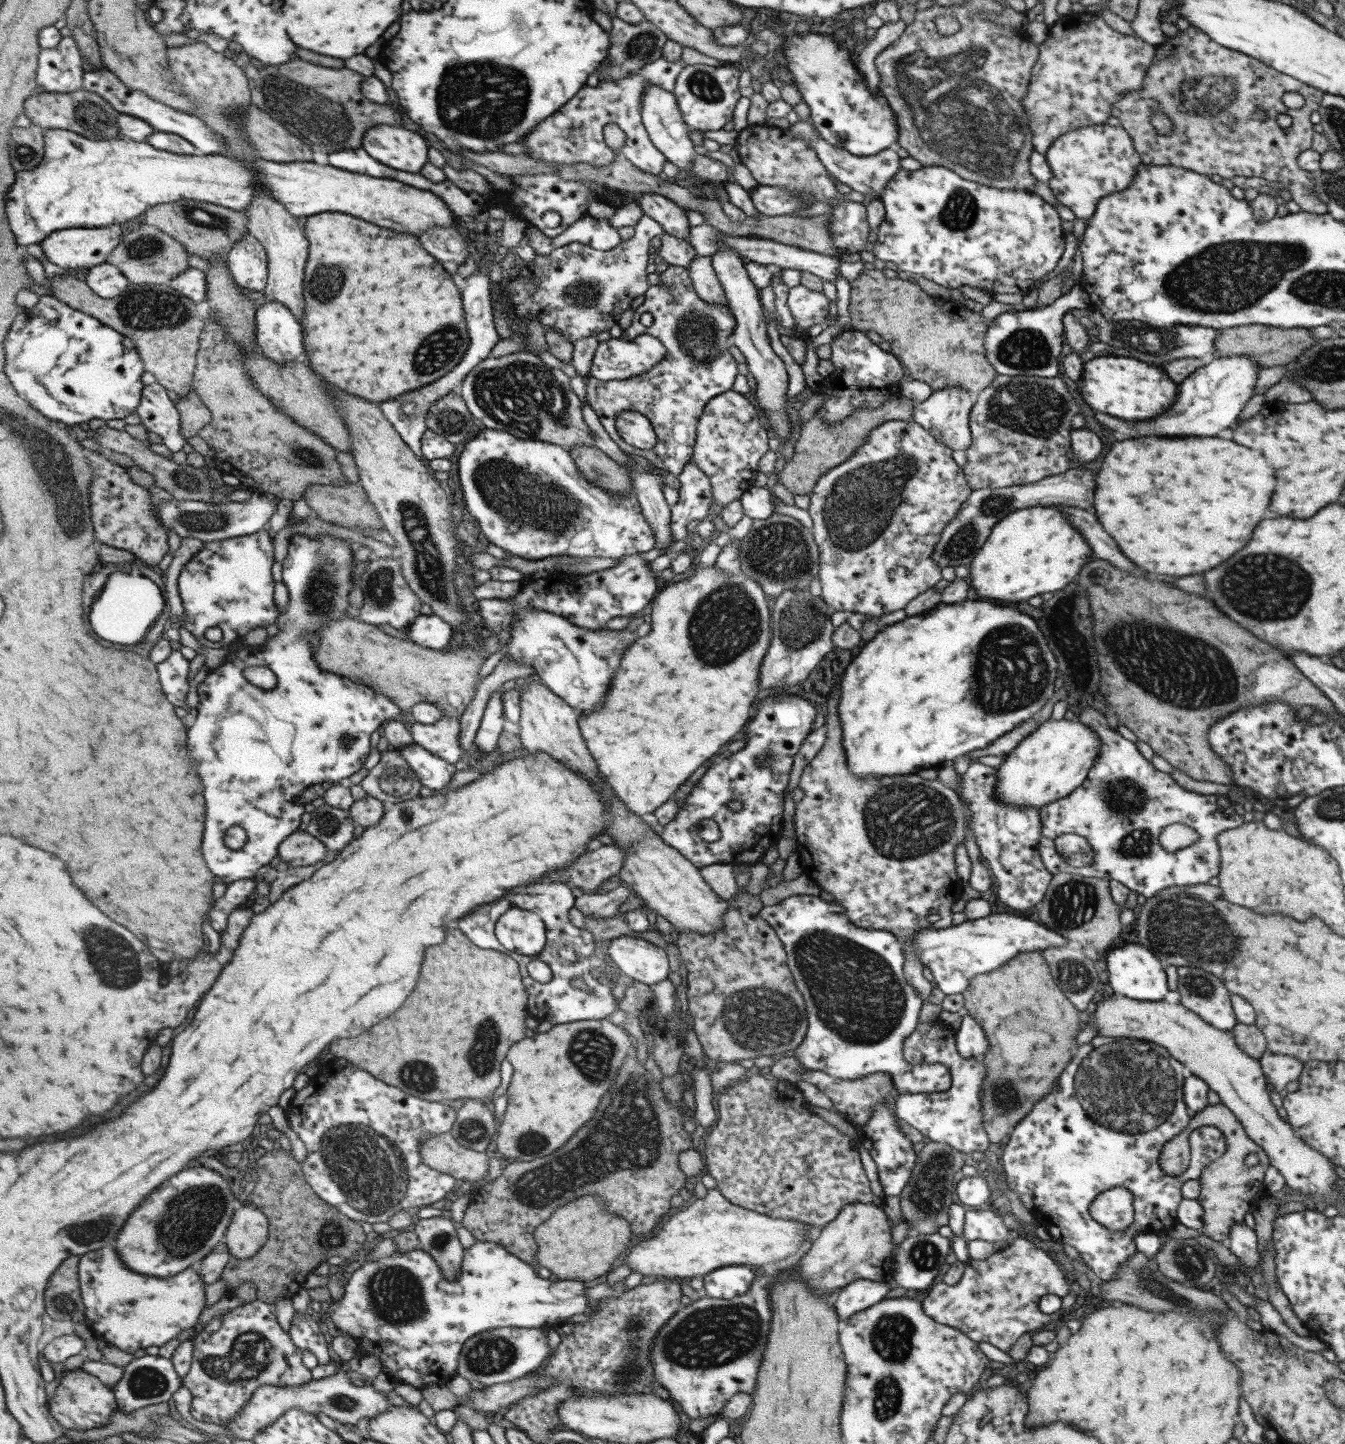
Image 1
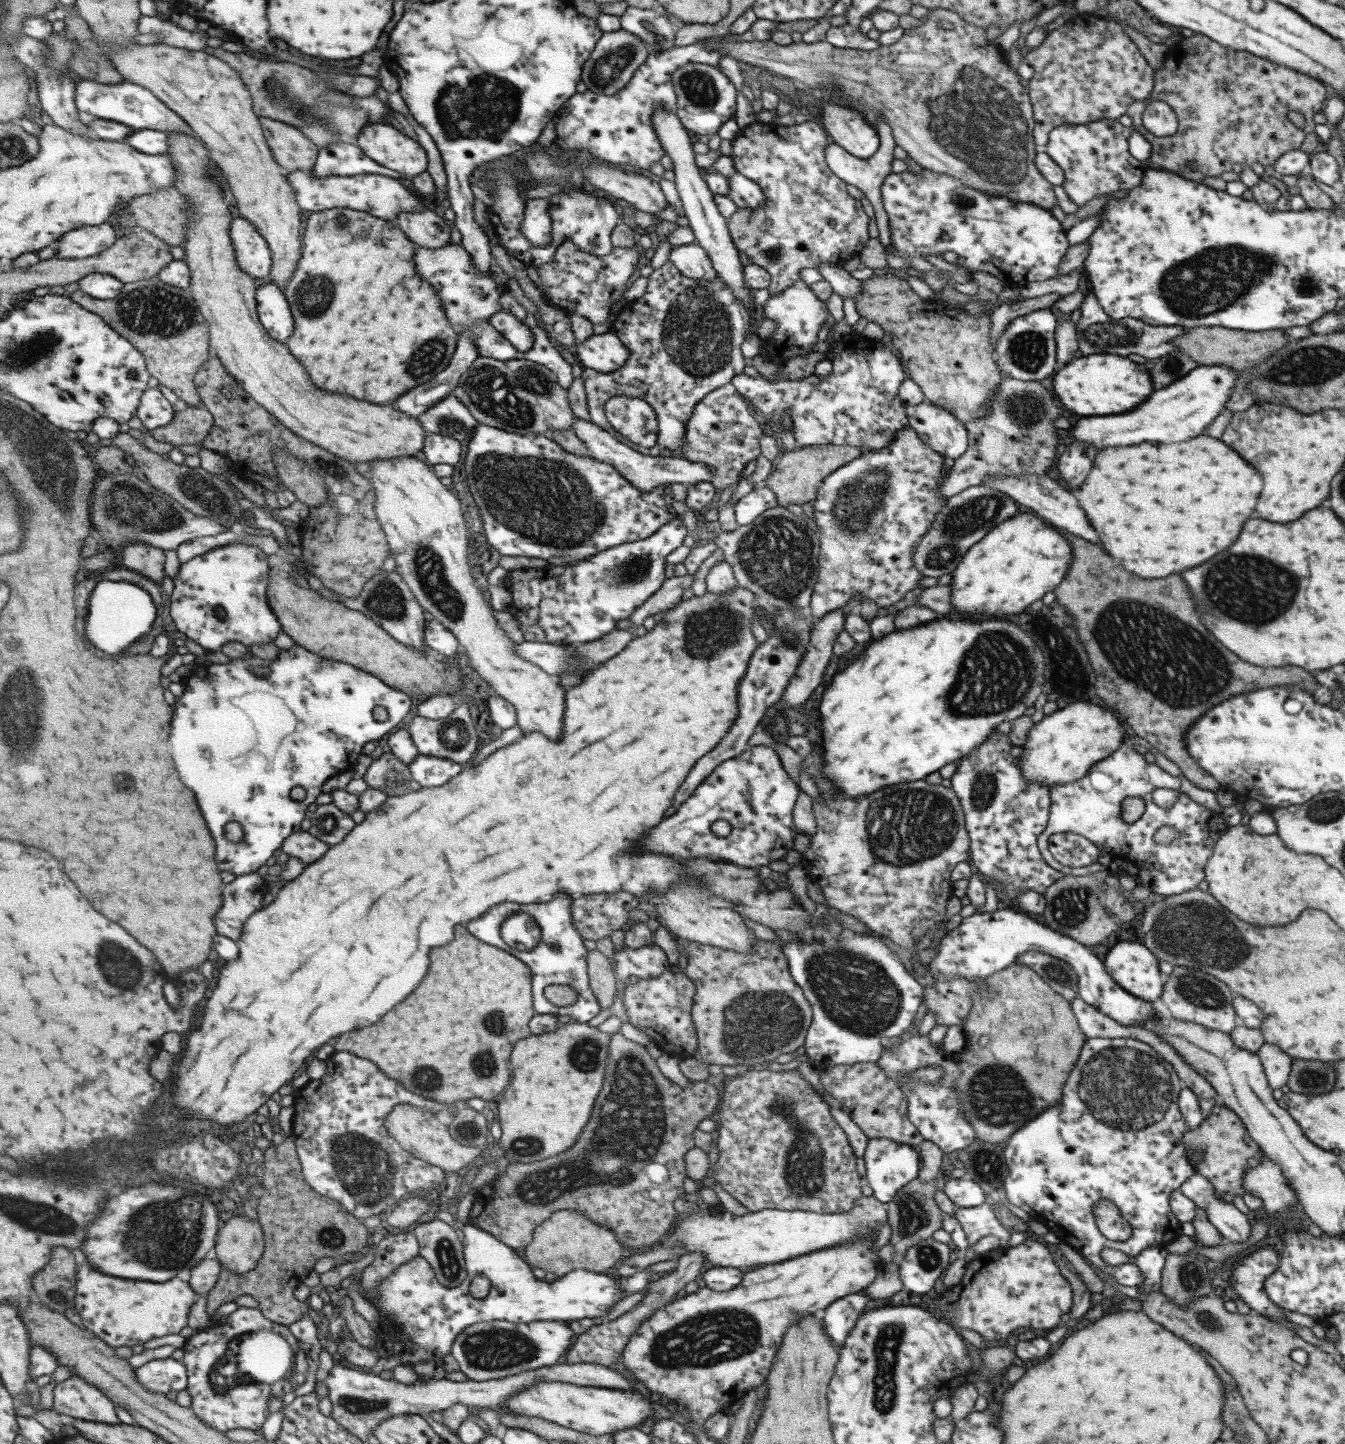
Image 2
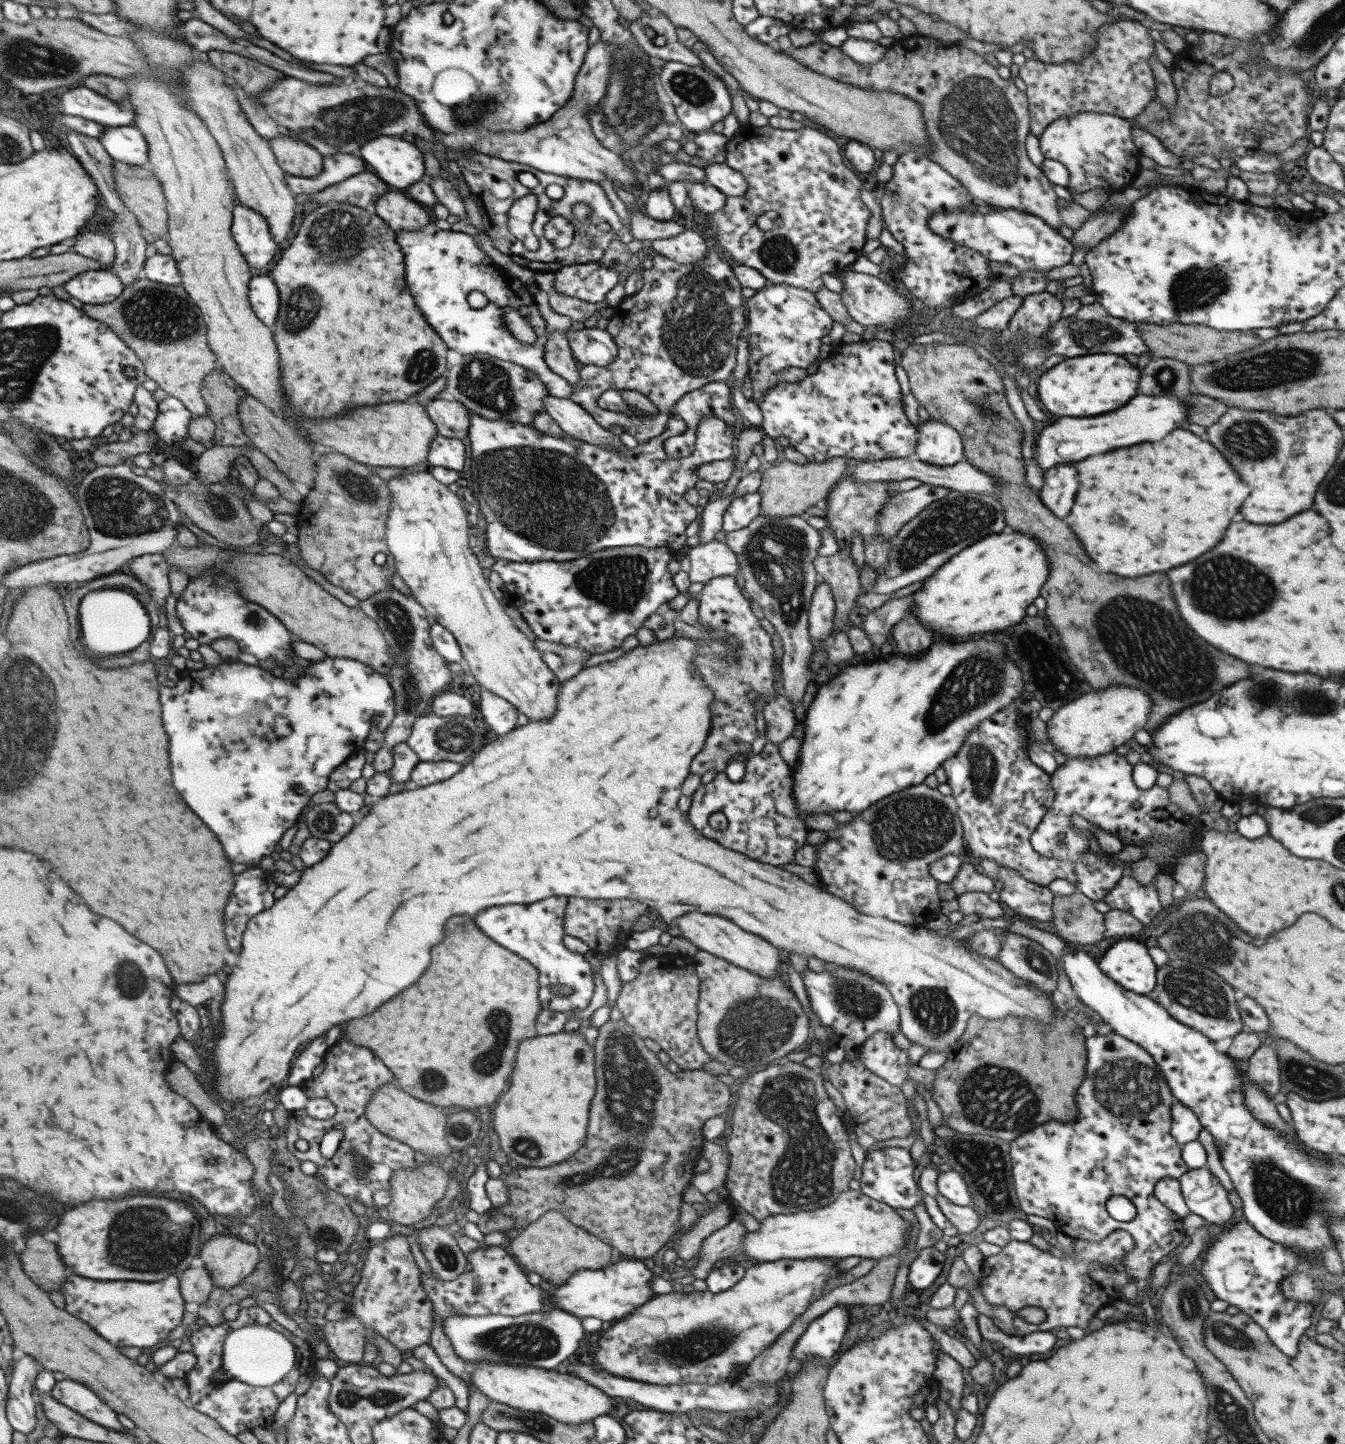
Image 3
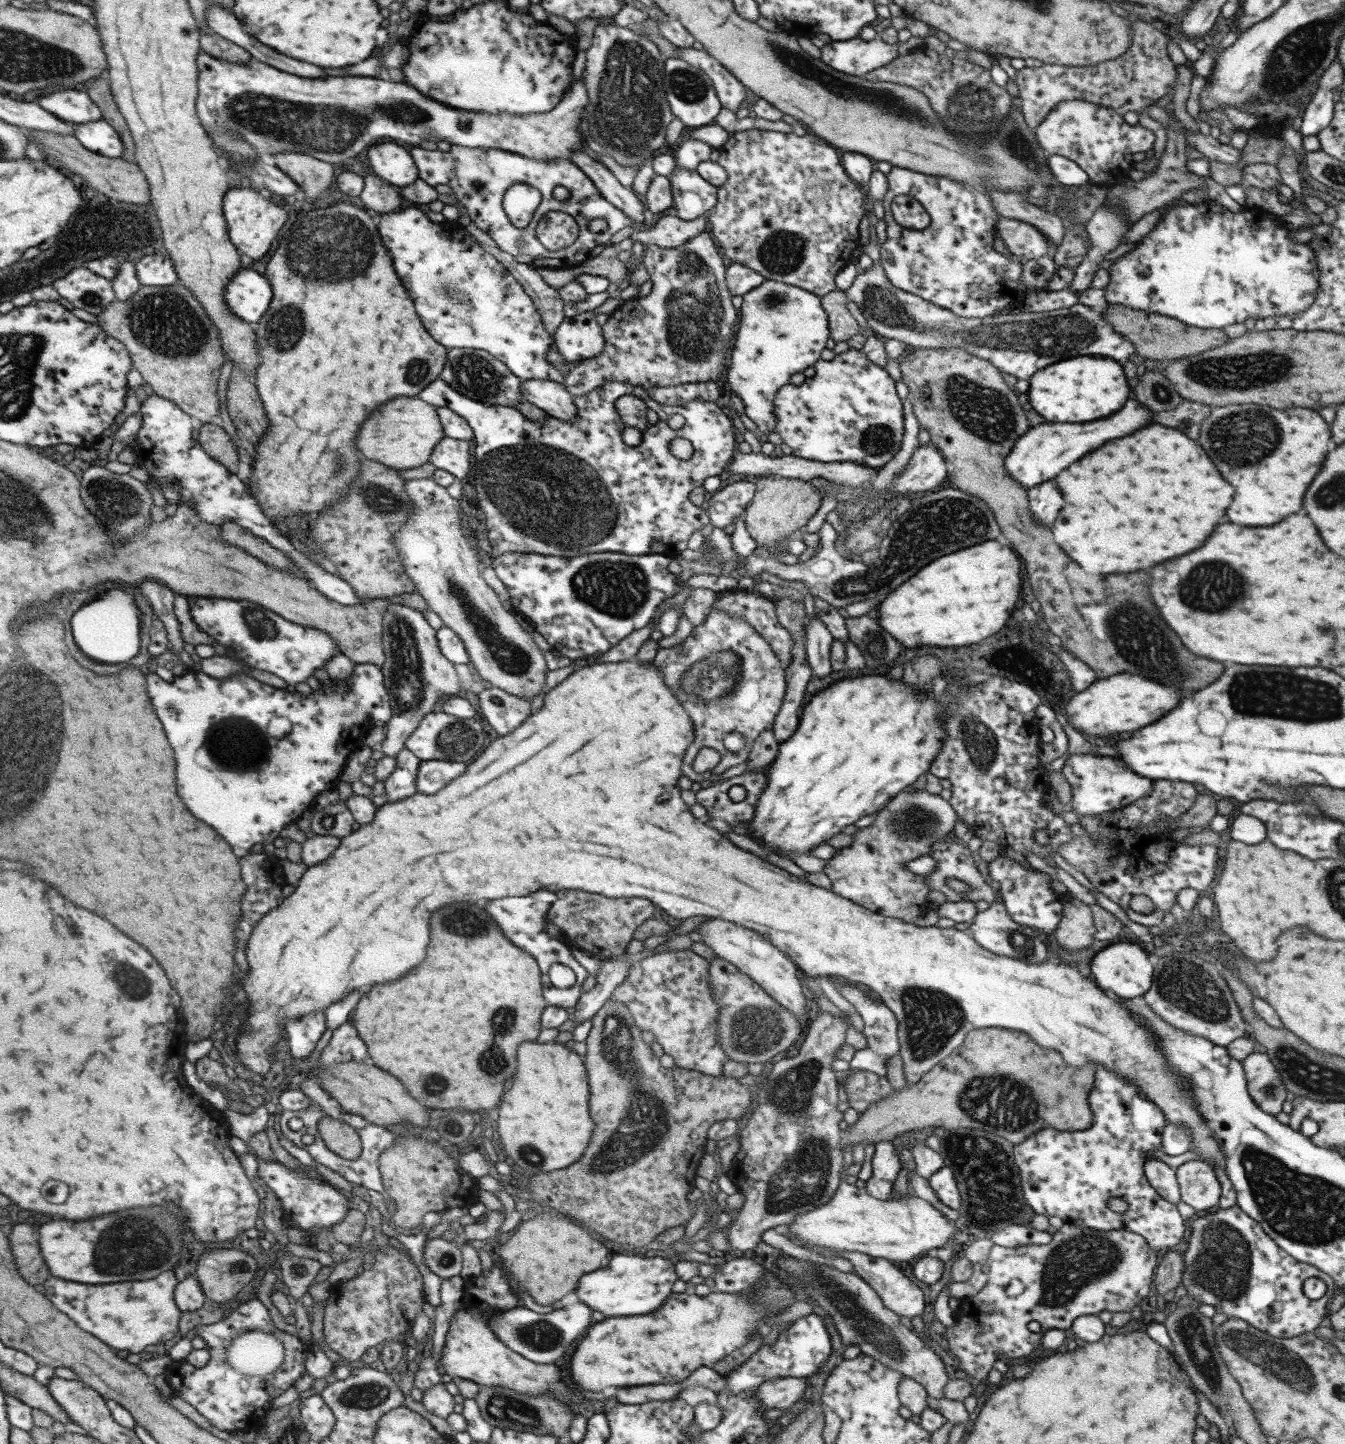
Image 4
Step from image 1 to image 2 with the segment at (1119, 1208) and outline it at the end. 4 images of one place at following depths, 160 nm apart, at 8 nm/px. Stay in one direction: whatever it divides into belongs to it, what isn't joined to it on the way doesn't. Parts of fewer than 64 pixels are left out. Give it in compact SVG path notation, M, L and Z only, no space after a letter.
M1107 1199L1097 1201L1092 1212L1100 1232L1109 1240L1122 1241L1130 1237L1130 1224L1111 1201Z

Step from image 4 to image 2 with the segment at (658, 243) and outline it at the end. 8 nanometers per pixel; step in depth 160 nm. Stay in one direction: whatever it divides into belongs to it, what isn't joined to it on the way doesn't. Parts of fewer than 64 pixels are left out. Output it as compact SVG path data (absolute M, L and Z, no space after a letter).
M695 242L674 246L669 253L668 260L686 278L702 282L703 280L713 280L716 277L716 272L713 270L706 252Z

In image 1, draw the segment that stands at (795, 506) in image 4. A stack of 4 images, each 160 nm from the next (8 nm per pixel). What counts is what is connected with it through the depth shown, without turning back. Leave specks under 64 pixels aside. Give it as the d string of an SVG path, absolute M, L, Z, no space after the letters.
M901 395L891 396L889 400L883 401L883 406L869 410L869 408L857 408L853 410L847 418L839 419L834 423L824 423L824 420L817 415L809 418L799 430L798 440L793 446L793 457L779 473L779 483L781 483L792 494L806 494L812 490L816 480L827 472L831 467L845 462L850 454L853 454L875 426L879 423L890 421L891 419L899 421L911 421L911 411L917 404L916 401L904 398Z

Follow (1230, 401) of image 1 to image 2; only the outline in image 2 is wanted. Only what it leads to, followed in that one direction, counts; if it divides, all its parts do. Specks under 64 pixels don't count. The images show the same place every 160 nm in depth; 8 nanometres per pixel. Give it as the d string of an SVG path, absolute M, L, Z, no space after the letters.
M1197 365L1185 377L1171 382L1163 390L1155 390L1141 406L1127 414L1079 418L1067 432L1069 442L1087 442L1095 448L1129 446L1141 442L1183 442L1205 434L1205 428L1223 411L1225 402L1236 387L1236 371L1225 365Z

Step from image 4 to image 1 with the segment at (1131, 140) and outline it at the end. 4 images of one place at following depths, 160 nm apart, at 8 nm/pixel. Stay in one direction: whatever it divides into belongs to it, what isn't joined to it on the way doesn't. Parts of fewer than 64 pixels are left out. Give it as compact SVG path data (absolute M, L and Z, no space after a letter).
M1106 123L1071 129L1056 138L1043 155L1051 169L1051 180L1046 184L1058 204L1067 206L1074 218L1085 222L1100 198L1129 186L1135 166L1141 163L1123 127Z

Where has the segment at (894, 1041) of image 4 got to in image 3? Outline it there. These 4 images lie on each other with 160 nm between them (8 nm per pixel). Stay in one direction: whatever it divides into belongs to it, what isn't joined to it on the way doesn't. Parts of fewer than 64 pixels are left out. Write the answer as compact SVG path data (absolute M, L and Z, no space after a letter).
M882 1030L864 1040L857 1058L867 1070L893 1086L900 1087L905 1080L910 1080L914 1085L921 1084L925 1090L932 1092L936 1077L934 1069L909 1063L906 1050L898 1048L891 1041L891 1035L884 1034Z

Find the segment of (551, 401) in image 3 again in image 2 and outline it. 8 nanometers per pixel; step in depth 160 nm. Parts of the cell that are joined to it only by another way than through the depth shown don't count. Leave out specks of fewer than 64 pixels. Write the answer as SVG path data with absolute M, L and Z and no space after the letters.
M573 416L573 427L571 431L585 446L588 456L599 462L612 466L627 482L630 482L637 490L649 492L658 490L659 484L673 484L678 482L683 485L695 484L696 482L710 482L712 474L708 469L711 466L701 463L689 462L683 458L676 457L653 457L635 453L631 448L623 445L616 437L589 421L583 421Z

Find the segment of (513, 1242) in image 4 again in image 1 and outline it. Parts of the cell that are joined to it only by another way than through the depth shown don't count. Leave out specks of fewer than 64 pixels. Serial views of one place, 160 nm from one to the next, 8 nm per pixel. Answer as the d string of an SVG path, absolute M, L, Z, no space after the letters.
M585 1195L557 1207L547 1220L538 1224L532 1232L532 1238L537 1245L534 1266L547 1268L558 1280L581 1280L591 1284L603 1278L610 1270L613 1260L627 1248L632 1233L629 1223L624 1218L611 1214L603 1204L597 1195Z

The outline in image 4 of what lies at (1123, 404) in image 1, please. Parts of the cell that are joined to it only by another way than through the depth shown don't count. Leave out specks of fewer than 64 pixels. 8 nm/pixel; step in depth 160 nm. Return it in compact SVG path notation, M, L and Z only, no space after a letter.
M1107 358L1063 359L1047 368L1041 368L1029 378L1029 404L1047 422L1089 422L1105 418L1119 410L1129 396L1129 386L1121 372L1121 366Z

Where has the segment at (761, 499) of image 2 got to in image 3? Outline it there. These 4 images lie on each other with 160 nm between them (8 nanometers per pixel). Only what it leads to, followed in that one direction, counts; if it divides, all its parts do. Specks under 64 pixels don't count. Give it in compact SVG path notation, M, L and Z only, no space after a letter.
M755 491L736 497L722 515L722 533L745 528L759 513L760 494Z

